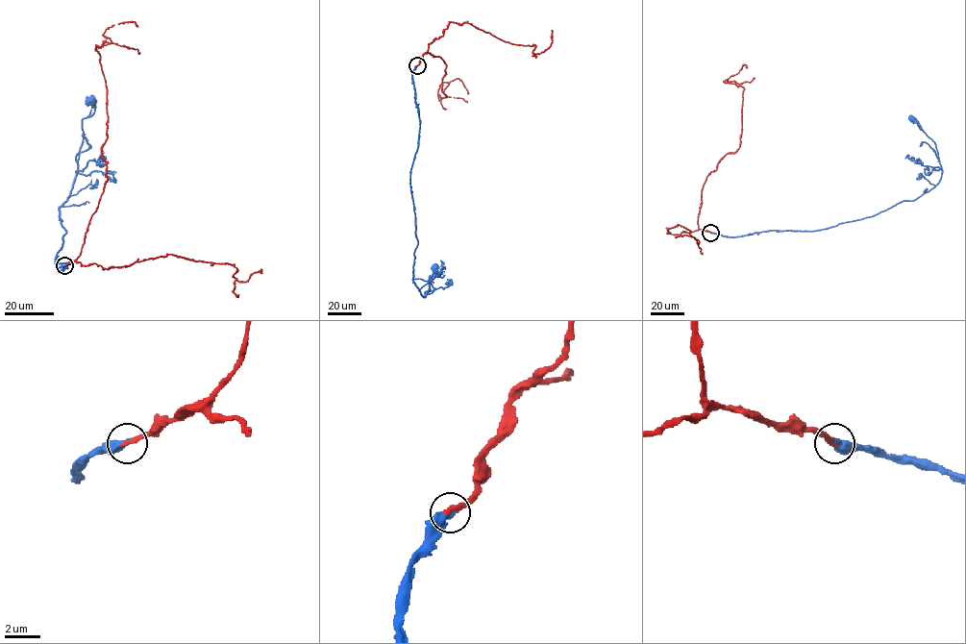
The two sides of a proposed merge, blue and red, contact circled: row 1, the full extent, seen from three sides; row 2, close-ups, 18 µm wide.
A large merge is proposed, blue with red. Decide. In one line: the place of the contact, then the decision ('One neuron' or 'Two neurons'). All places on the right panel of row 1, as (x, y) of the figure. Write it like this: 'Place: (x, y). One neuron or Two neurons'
Place: (710, 233). One neuron

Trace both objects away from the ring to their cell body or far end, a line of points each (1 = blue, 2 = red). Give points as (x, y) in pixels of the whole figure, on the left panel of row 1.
1: (64, 265), (61, 272), (68, 262), (55, 261), (66, 234), (60, 209), (89, 102)
2: (64, 265), (80, 255), (107, 180), (107, 86), (95, 47), (110, 43), (103, 34), (114, 24), (138, 27)

